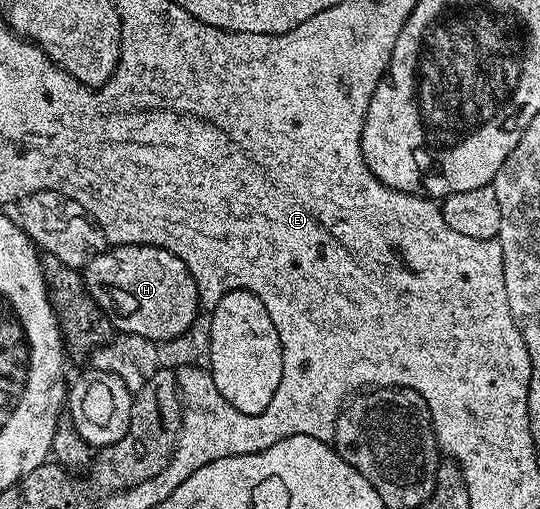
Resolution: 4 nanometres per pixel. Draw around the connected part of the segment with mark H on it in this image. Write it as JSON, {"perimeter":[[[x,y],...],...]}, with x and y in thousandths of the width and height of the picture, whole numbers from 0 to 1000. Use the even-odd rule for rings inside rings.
{"perimeter":[[[213,479],[170,505],[156,528],[163,578],[204,627],[206,646],[287,672],[341,658],[370,621],[367,564],[326,499],[280,479]]]}

